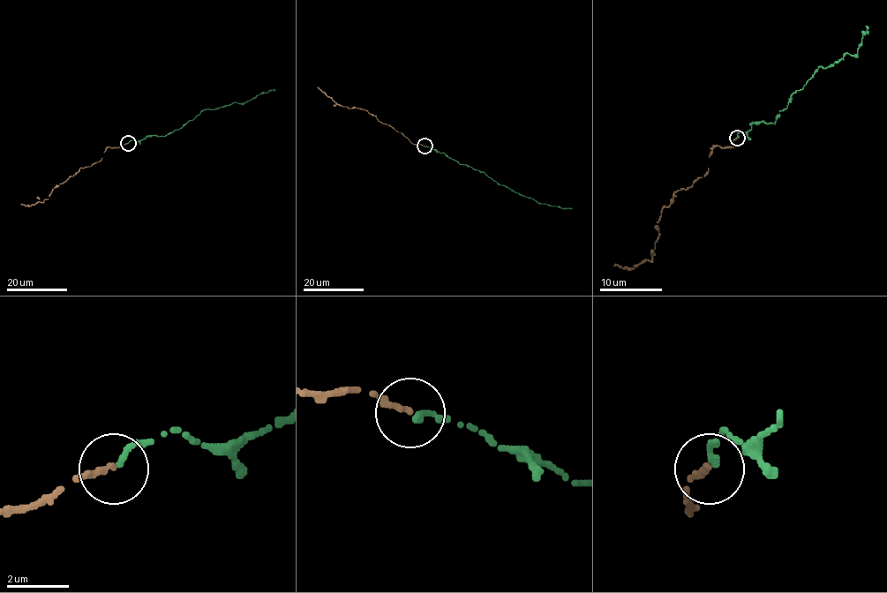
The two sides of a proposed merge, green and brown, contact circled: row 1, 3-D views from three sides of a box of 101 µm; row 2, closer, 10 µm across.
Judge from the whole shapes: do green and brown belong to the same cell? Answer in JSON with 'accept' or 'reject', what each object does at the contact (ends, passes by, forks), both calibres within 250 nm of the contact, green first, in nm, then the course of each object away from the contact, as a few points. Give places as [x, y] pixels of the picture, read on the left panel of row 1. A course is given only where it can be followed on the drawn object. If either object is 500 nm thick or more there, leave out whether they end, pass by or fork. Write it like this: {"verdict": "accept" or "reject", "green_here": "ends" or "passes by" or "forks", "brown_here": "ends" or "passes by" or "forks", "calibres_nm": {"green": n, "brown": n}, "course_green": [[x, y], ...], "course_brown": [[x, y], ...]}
{"verdict": "accept", "green_here": "ends", "brown_here": "ends", "calibres_nm": {"green": 220, "brown": 180}, "course_green": [[128, 143], [132, 139], [140, 141], [148, 136], [166, 136], [180, 129], [205, 109], [243, 103], [274, 89]], "course_brown": [[128, 143], [108, 147], [98, 162], [78, 168], [57, 184], [42, 202], [30, 206], [21, 204]]}

